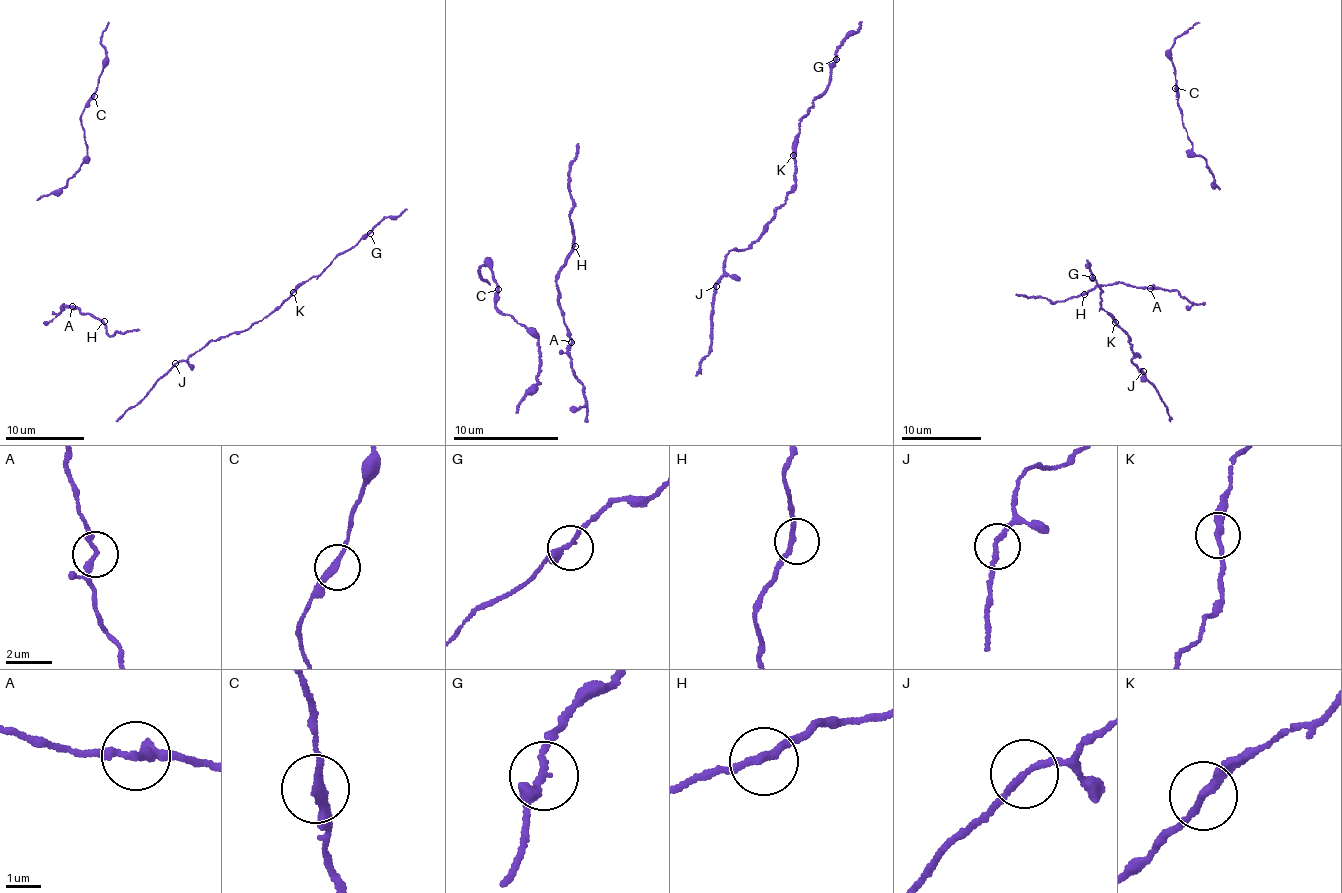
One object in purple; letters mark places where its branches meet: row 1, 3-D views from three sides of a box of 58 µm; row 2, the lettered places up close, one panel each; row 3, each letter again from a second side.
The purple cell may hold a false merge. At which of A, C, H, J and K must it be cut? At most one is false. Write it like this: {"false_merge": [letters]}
{"false_merge": ["K"]}

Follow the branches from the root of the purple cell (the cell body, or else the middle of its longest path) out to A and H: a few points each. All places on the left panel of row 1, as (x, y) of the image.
A: (85, 314), (72, 306)
H: (85, 314), (104, 321)

